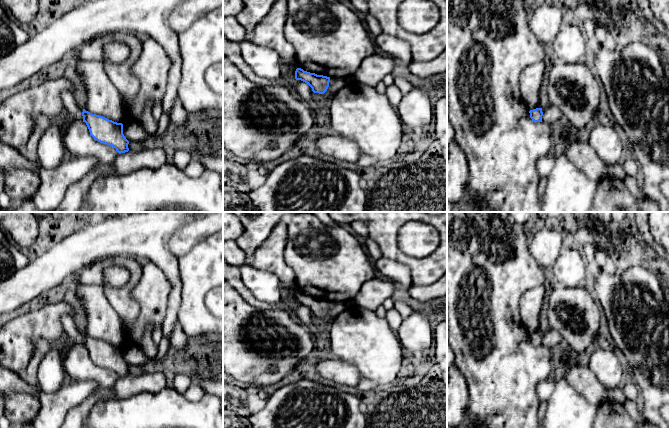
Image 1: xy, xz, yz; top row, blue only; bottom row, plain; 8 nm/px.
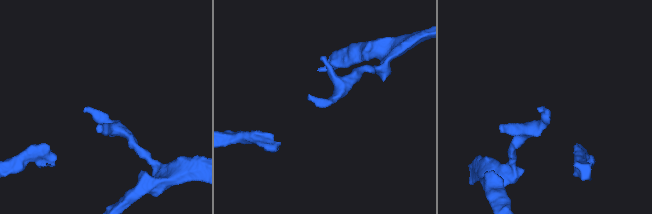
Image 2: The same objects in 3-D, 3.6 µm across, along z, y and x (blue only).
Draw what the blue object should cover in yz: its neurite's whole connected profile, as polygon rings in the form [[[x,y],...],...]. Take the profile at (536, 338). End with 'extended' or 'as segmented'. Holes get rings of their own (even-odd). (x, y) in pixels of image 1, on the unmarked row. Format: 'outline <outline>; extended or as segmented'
outline [[[536,332],[536,333],[530,334],[529,337],[532,345],[542,346],[542,340],[543,340],[542,332]]]; as segmented

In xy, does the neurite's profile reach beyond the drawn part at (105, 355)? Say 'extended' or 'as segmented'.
as segmented

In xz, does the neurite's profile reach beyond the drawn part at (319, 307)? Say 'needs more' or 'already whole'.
already whole

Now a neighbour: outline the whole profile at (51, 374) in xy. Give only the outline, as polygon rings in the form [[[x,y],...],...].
[[[51,344],[38,368],[38,383],[47,394],[57,392],[68,382],[61,353]]]

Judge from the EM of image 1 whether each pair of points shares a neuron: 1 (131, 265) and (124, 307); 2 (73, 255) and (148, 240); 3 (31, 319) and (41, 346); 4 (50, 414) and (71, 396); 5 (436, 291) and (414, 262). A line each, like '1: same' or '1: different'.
1: same
2: same
3: different
4: same
5: different

